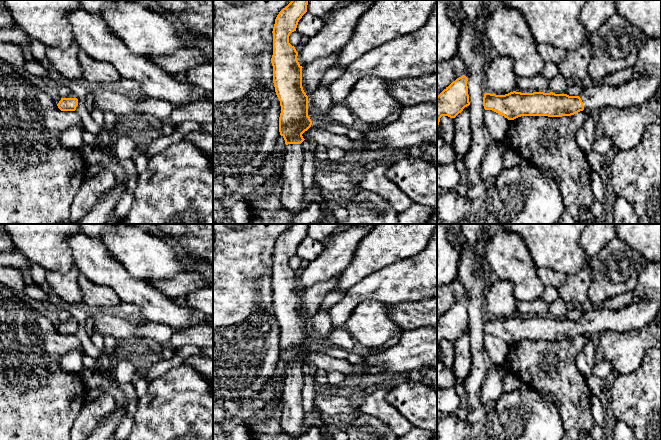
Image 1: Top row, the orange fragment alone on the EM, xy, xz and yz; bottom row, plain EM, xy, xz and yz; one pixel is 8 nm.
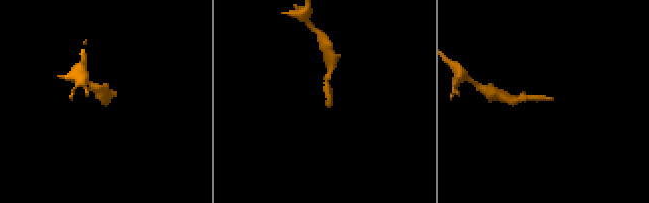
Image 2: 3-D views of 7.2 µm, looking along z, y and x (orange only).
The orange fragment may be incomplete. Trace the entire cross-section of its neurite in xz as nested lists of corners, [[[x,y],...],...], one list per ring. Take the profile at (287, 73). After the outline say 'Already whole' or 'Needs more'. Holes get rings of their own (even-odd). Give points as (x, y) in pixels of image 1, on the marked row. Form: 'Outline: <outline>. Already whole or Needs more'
Outline: [[[292,0],[275,19],[273,27],[273,83],[280,101],[279,132],[285,140],[282,188],[280,201],[289,212],[303,212],[305,188],[302,164],[304,150],[302,134],[312,121],[308,116],[308,96],[302,87],[302,66],[297,60],[298,52],[289,43],[289,36],[296,31],[299,20],[307,12],[308,0]]]. Needs more

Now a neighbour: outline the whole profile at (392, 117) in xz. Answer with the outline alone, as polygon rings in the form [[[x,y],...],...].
[[[401,105],[399,111],[397,111],[397,112],[394,113],[394,114],[391,114],[391,115],[388,116],[384,121],[379,122],[379,123],[377,123],[377,124],[373,124],[373,126],[372,126],[373,129],[382,128],[382,127],[386,126],[387,124],[389,124],[389,123],[393,122],[394,120],[396,120],[397,117],[399,116],[401,110],[403,109],[403,107],[404,107],[404,106]]]

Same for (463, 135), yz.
[[[469,106],[454,118],[454,150],[458,160],[463,160],[470,150],[473,140]]]

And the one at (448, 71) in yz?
[[[458,54],[449,60],[437,63],[437,96],[453,81],[463,76],[464,71],[463,60]]]

